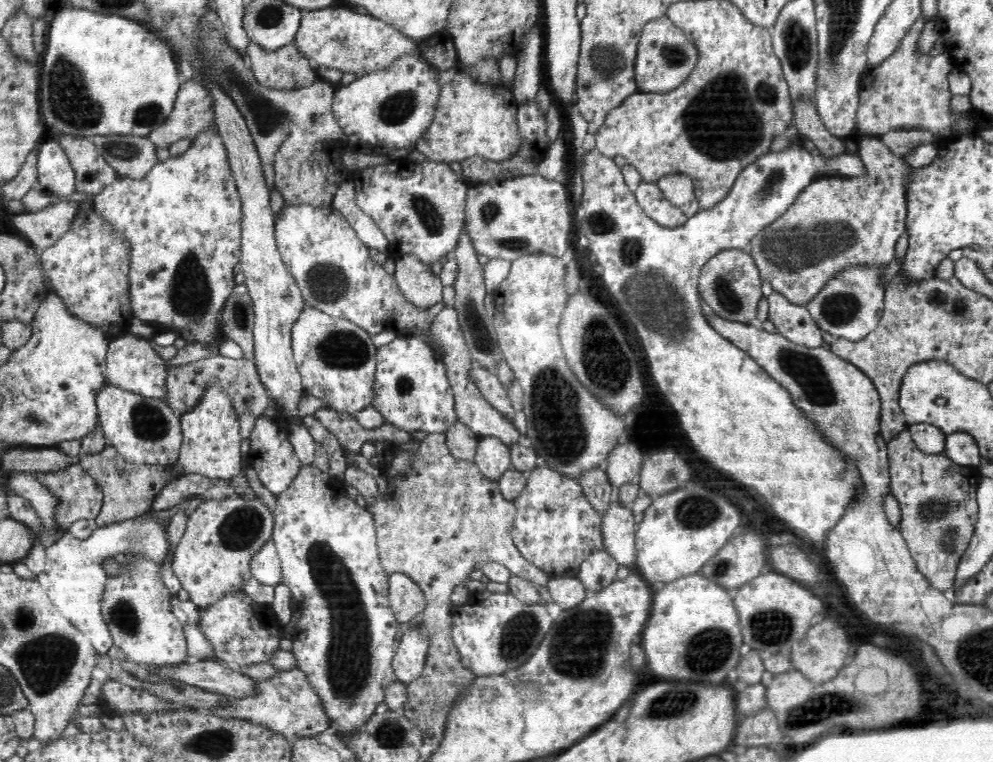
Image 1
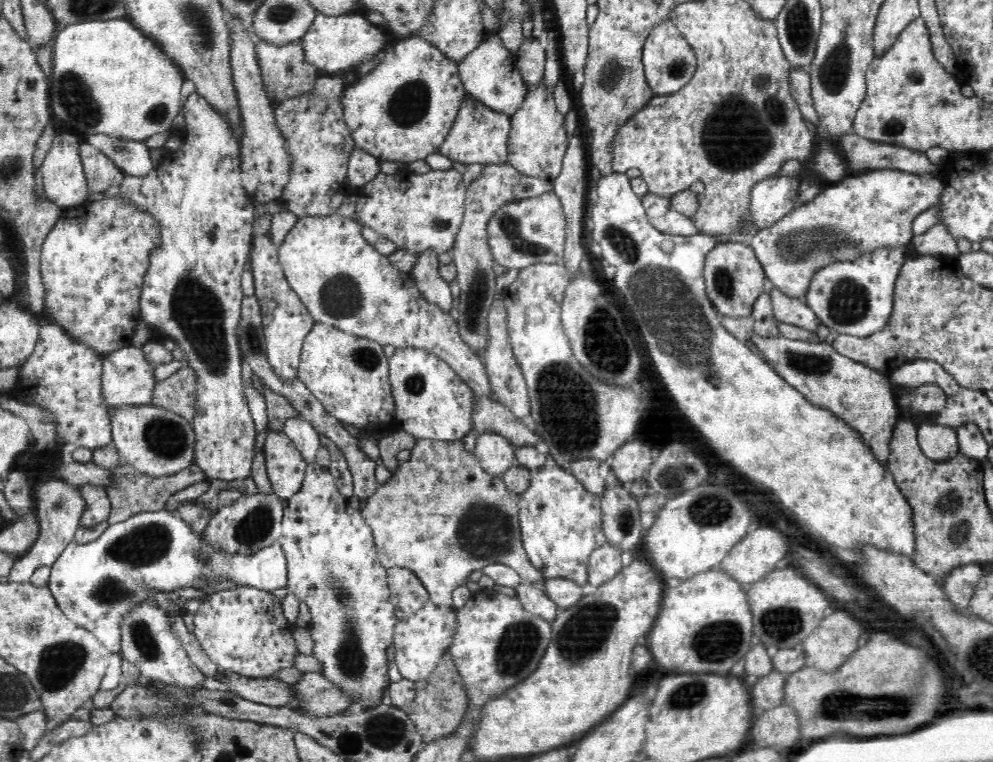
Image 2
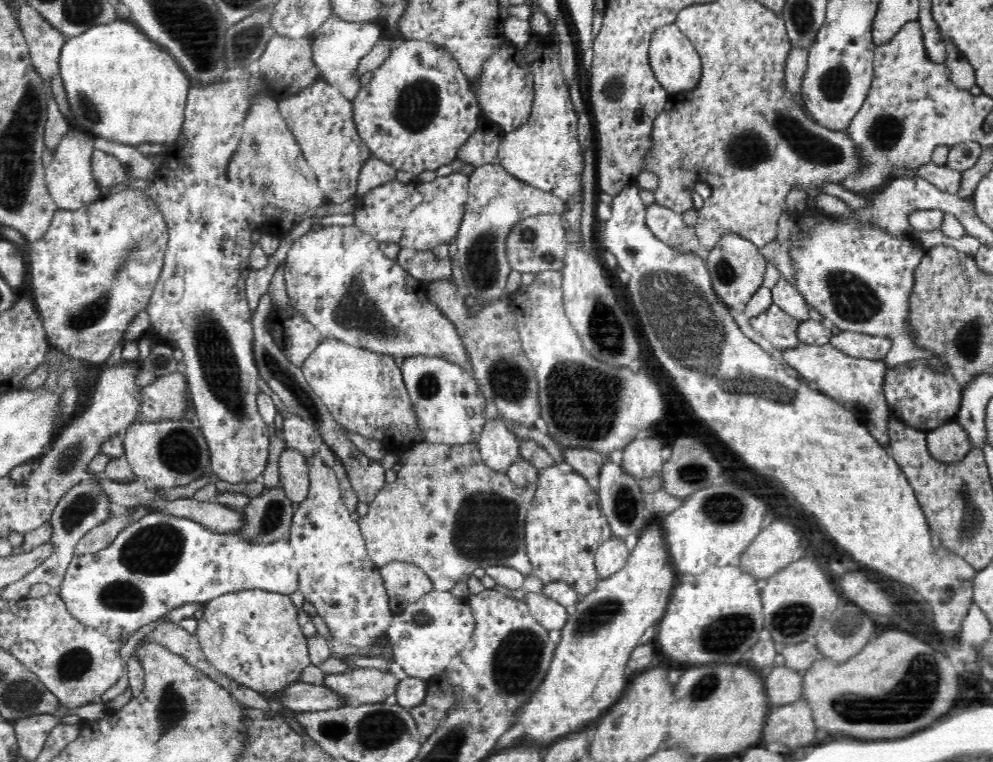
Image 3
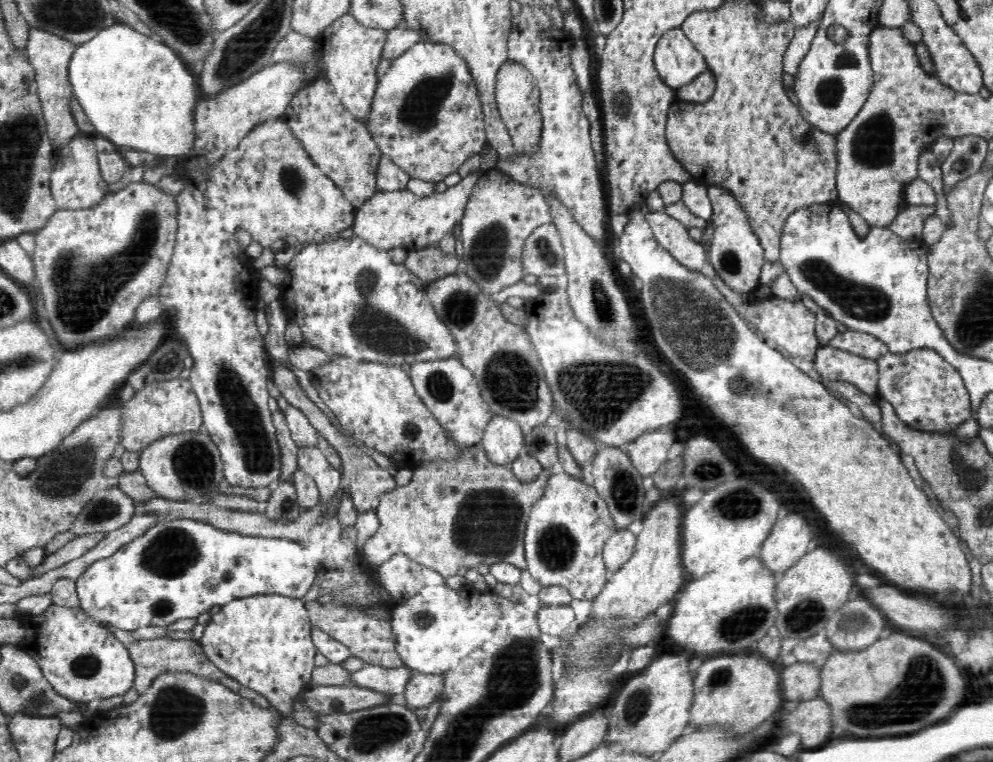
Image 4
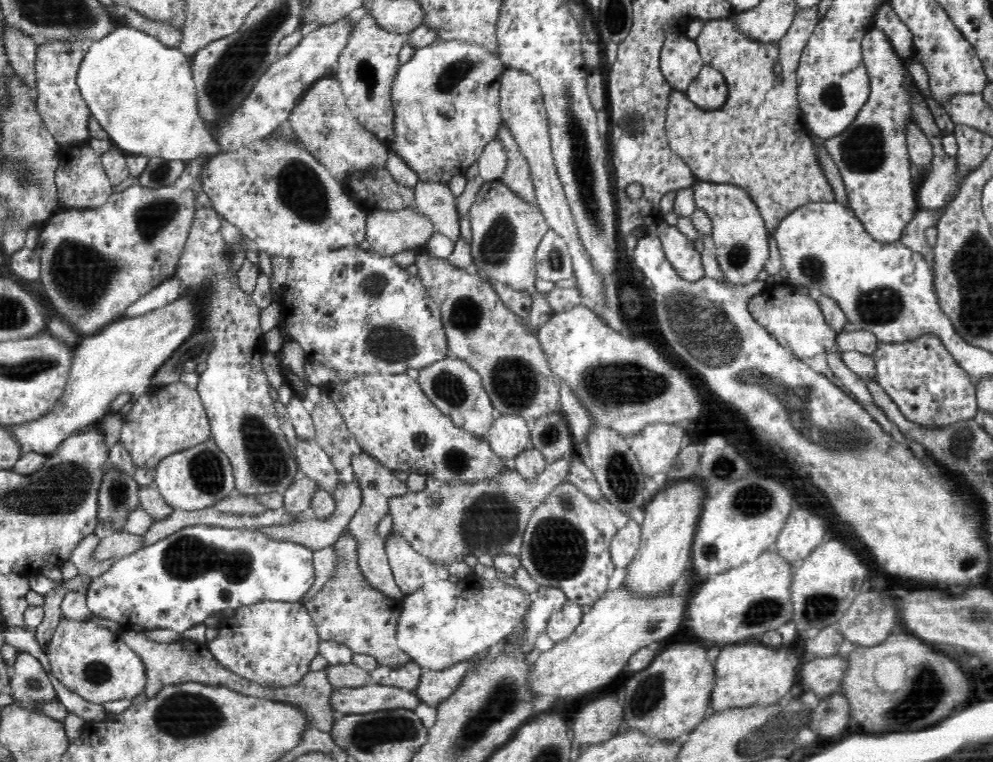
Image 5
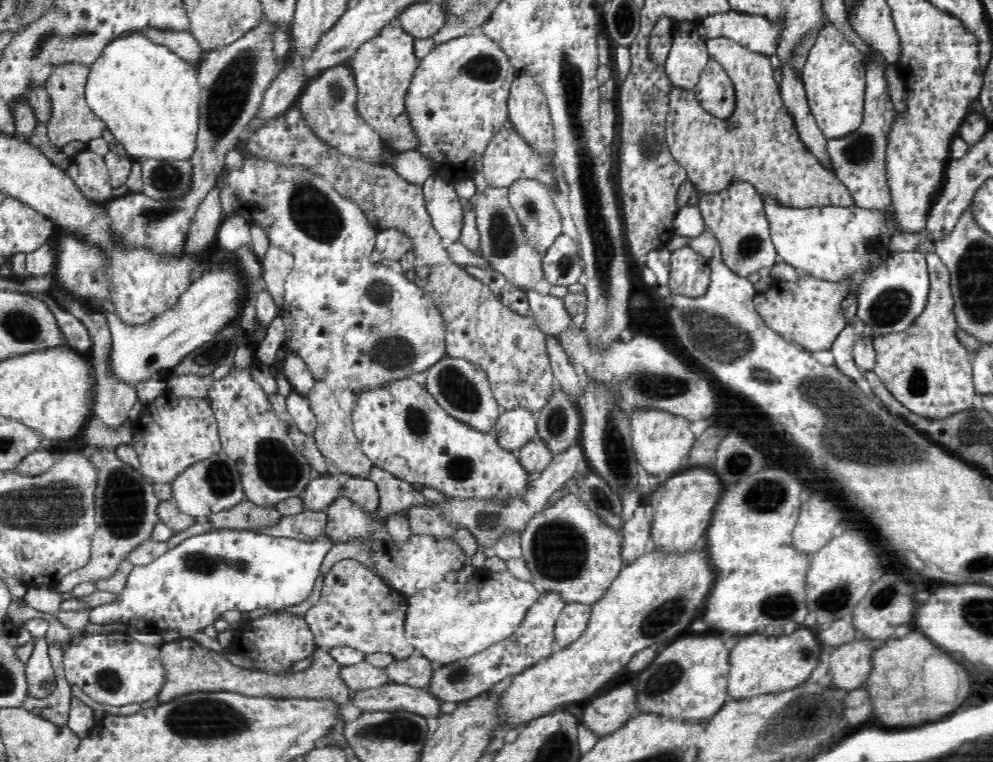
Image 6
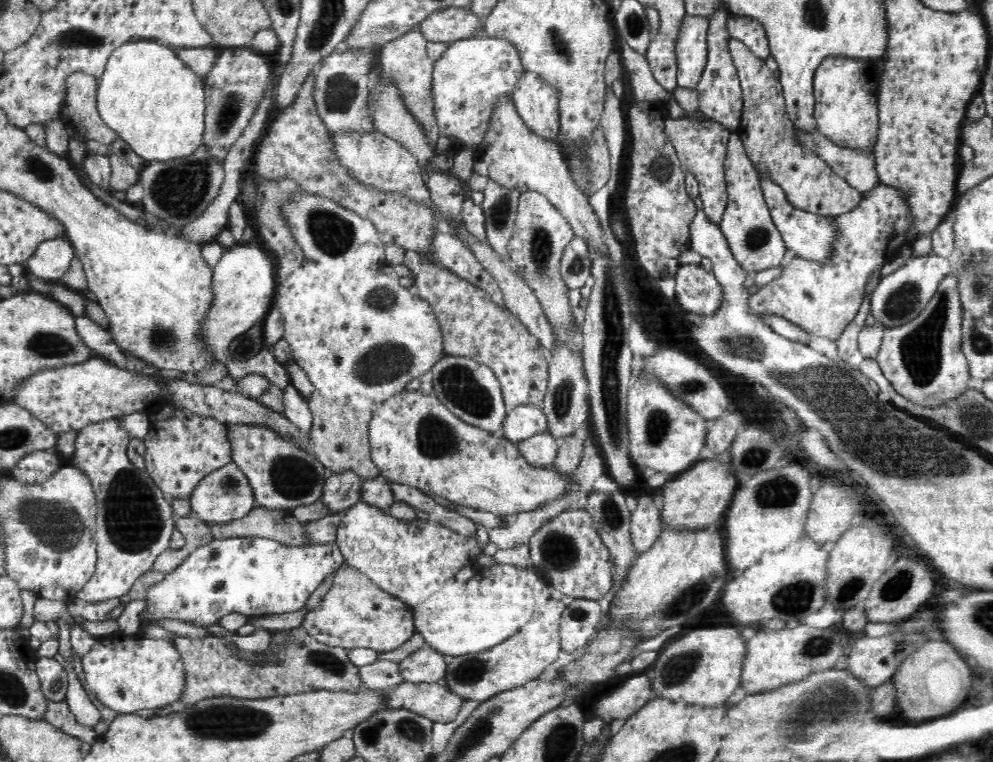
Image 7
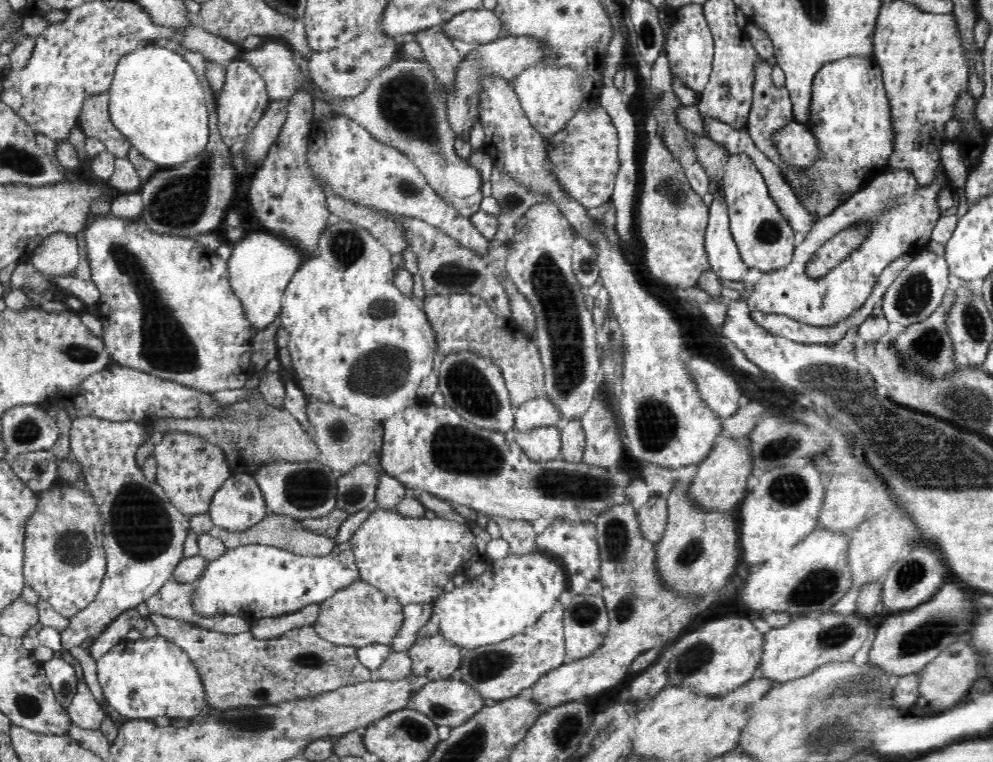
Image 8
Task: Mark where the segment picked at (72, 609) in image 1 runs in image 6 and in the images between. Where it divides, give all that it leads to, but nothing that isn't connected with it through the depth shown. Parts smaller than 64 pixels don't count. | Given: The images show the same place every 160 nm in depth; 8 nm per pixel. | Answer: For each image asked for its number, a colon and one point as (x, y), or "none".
2: (97, 584)
3: (153, 565)
4: (176, 569)
5: (201, 571)
6: (186, 589)

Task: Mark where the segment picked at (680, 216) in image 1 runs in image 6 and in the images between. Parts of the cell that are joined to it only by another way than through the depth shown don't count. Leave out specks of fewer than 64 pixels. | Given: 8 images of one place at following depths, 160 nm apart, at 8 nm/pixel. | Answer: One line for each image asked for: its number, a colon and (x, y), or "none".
2: (660, 214)
3: (668, 226)
4: (672, 235)
5: (679, 250)
6: (689, 275)

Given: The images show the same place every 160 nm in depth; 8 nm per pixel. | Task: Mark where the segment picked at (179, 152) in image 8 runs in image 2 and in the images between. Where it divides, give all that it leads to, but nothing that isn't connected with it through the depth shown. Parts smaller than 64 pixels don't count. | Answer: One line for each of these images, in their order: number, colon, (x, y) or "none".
2: (107, 78)
3: (121, 85)
4: (139, 93)
5: (142, 93)
6: (148, 97)
7: (156, 104)

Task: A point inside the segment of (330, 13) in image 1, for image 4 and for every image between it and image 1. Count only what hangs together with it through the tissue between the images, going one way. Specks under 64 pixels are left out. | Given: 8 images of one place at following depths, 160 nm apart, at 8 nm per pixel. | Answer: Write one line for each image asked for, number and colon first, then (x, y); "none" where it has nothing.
2: (334, 44)
3: (338, 46)
4: (351, 52)

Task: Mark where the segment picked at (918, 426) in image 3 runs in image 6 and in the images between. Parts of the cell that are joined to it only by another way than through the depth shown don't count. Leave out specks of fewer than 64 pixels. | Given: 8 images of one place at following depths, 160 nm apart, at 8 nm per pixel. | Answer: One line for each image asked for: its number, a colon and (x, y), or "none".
4: (928, 394)
5: (920, 375)
6: (926, 367)

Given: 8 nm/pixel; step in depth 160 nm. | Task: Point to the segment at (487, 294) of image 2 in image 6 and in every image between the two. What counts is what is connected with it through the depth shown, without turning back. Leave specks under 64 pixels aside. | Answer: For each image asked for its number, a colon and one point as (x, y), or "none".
3: (496, 201)
4: (500, 215)
5: (506, 232)
6: (503, 244)

